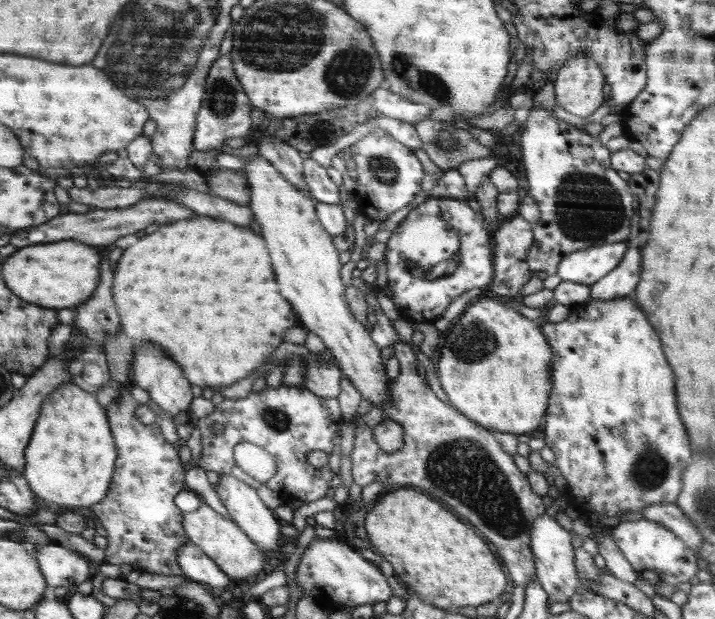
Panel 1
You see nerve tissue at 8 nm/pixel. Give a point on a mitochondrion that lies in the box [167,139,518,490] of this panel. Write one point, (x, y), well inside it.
(429, 251)

